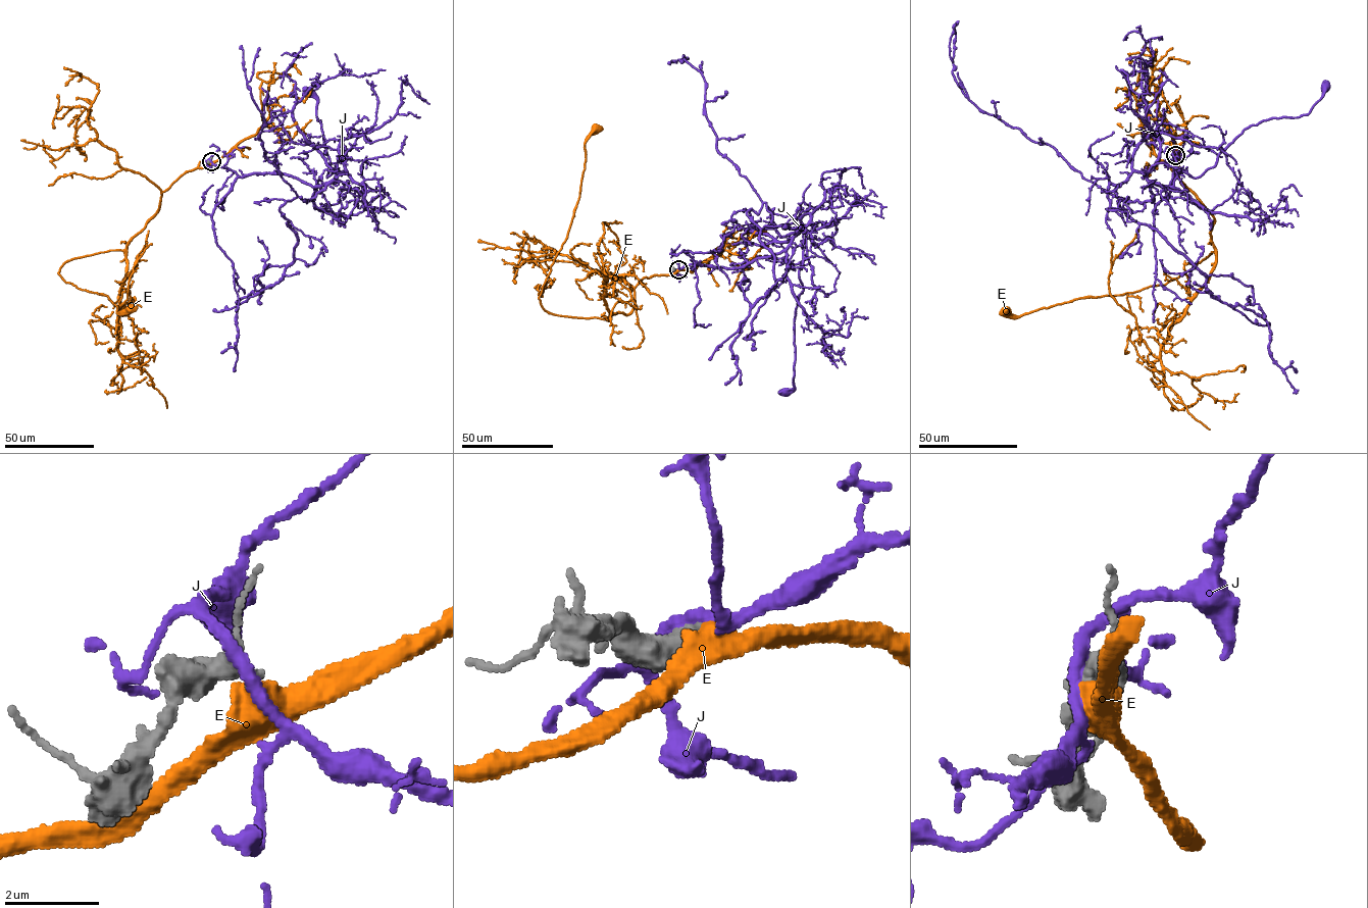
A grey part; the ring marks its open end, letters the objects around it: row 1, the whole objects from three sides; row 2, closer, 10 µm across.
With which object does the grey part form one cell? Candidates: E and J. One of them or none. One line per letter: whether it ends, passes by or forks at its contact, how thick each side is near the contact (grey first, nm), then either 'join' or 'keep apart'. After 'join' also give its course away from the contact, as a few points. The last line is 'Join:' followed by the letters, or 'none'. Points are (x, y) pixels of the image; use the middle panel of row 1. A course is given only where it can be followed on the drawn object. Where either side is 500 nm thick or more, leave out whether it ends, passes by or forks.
E: it passes by; 320 nm thick on the grey side, 480 nm on the other; keep apart
J: it passes by; 400 nm thick on the grey side, 280 nm on the other; keep apart
Join: none

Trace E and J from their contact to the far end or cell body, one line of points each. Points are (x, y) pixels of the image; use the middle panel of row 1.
E: (677, 269), (641, 280), (628, 313), (578, 318), (542, 306), (543, 286), (579, 196), (585, 141), (596, 129)
J: (677, 269), (691, 264), (743, 267), (783, 250), (802, 229), (794, 386), (787, 393)

